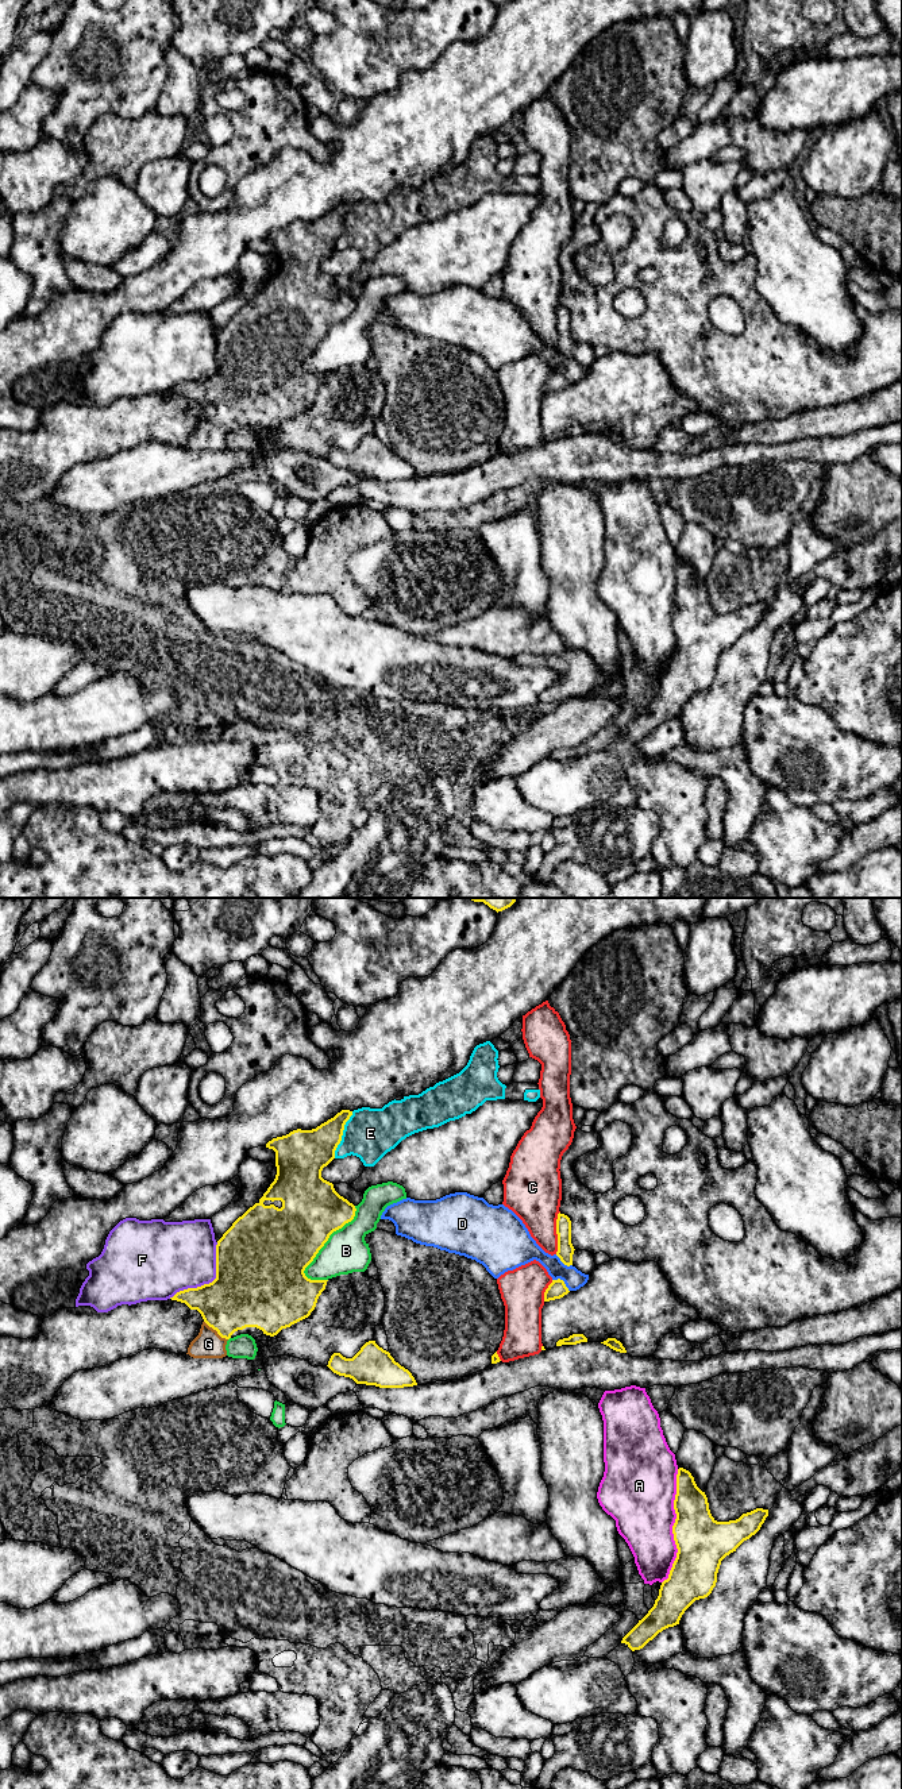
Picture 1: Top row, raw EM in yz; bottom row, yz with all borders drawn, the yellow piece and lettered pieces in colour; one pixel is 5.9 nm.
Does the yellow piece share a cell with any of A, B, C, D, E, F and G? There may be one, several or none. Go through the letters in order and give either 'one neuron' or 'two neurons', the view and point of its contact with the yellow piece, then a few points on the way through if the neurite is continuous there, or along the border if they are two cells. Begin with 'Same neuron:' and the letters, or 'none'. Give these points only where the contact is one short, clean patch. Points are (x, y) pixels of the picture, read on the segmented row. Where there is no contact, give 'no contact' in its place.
Same neuron: G
A: two neurons; contact yz (673, 1526)
B: two neurons; contact yz (327, 1240)
C: two neurons; contact yz (556, 1233)
D: two neurons; contact yz (563, 1282)
E: two neurons; contact yz (342, 1134)
F: two neurons; contact yz (209, 1283)
G: one neuron; contact yz (216, 1330); way yz (241, 1296), (223, 1314), (216, 1330), (208, 1344)

